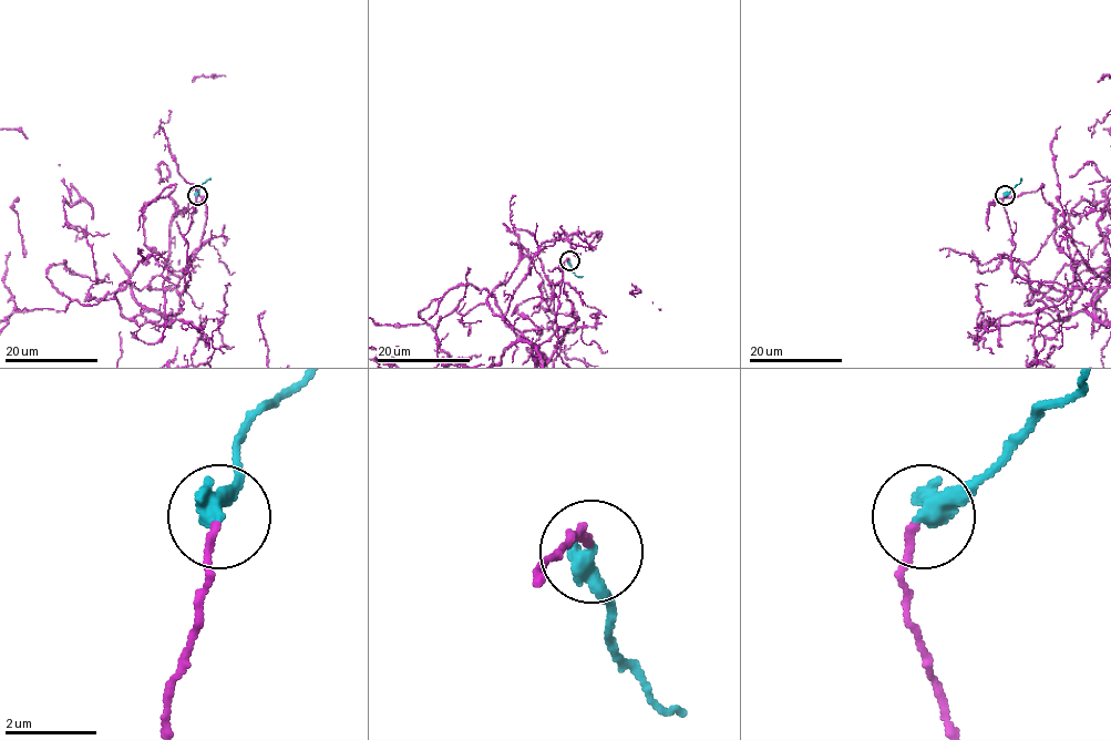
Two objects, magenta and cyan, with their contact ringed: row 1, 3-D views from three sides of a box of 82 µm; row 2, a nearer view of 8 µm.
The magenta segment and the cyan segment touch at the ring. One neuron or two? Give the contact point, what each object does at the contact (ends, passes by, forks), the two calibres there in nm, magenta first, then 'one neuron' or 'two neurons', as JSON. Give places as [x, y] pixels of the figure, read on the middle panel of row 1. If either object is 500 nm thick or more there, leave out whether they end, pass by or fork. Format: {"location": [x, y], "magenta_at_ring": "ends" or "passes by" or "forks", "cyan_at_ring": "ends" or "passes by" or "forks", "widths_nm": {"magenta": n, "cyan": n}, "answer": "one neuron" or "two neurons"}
{"location": [569, 260], "widths_nm": {"magenta": 160, "cyan": 500}, "answer": "one neuron"}

